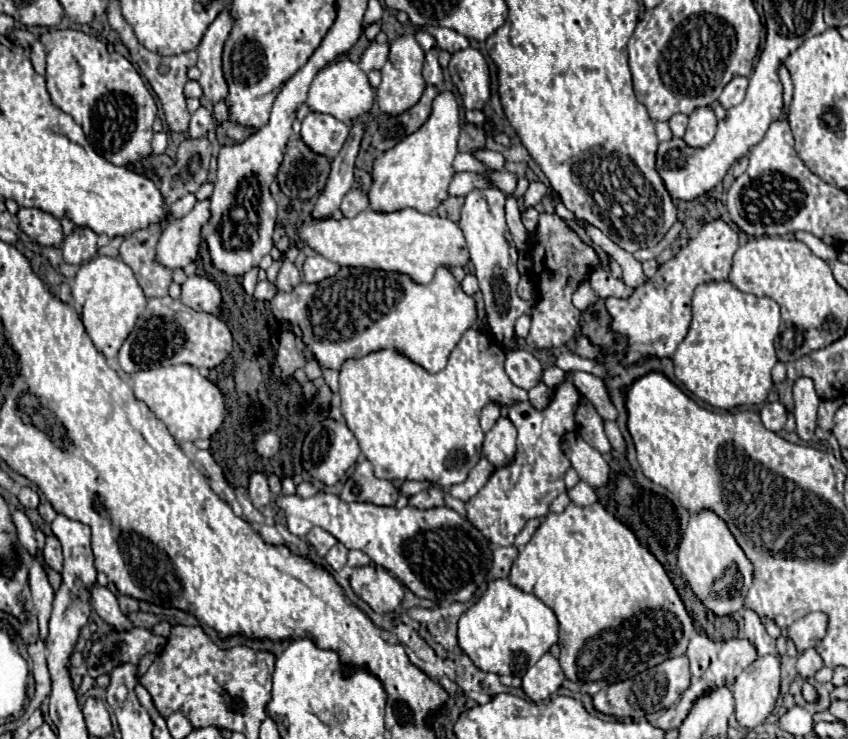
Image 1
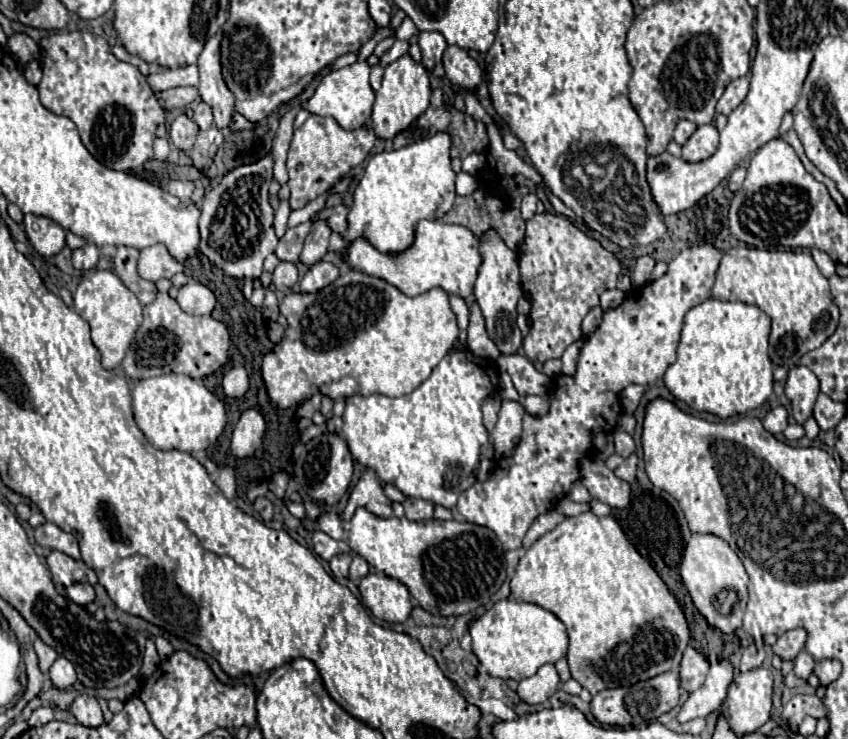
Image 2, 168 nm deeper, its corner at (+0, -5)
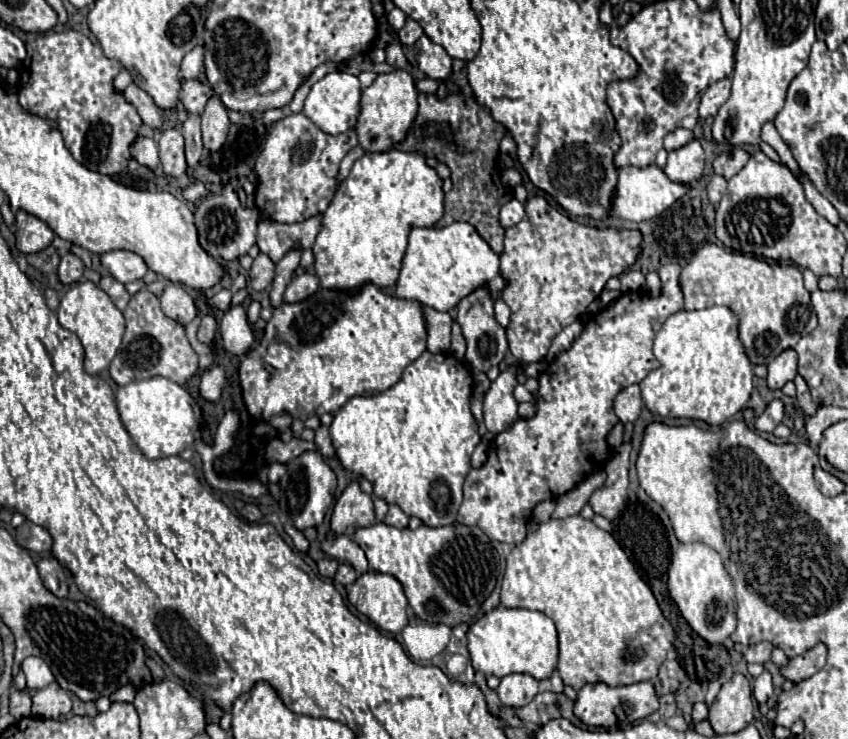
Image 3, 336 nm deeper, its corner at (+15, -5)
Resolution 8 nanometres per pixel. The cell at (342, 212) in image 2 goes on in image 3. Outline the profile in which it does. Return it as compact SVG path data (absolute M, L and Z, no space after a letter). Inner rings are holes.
M315 215L303 223L293 223L293 225L283 225L275 221L259 221L257 245L261 253L269 255L269 259L277 263L293 247L309 249L319 231L321 231L321 215Z

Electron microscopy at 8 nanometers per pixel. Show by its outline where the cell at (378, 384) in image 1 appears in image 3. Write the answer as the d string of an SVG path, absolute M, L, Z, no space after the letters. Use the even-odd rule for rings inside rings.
M425 351L403 371L399 383L379 395L353 397L335 413L329 429L341 465L371 481L373 495L399 505L405 515L417 517L429 527L453 525L463 501L463 481L471 469L471 453L479 443L477 421L469 409L471 389L471 373L461 361L449 353Z

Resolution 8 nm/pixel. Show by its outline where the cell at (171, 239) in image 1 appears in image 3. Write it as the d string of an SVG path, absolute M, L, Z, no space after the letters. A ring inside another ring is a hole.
M109 251L99 255L101 265L121 283L129 283L141 279L147 273L145 261L131 251Z

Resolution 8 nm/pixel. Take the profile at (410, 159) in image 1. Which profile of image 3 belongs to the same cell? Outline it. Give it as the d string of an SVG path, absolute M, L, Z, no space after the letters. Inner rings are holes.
M391 149L391 151L385 151L385 153L365 153L361 159L355 161L349 177L345 181L339 183L339 189L335 193L335 197L331 199L329 207L323 211L321 215L321 231L315 239L315 245L313 245L313 255L315 255L315 273L321 281L321 287L323 289L333 289L333 291L347 291L347 293L355 293L359 291L365 283L373 283L377 285L379 289L395 289L395 281L399 277L399 269L401 269L401 261L403 261L403 255L405 255L405 249L407 249L407 237L409 237L409 231L413 227L433 227L441 217L443 217L443 189L441 189L441 179L439 175L435 173L435 169L427 167L425 163L425 157L419 155L419 153L403 153L403 151L397 151L397 149Z

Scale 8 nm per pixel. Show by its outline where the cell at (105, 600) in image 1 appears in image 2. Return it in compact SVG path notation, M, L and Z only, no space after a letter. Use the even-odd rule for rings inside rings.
M74 585L74 589L70 589L70 591L62 587L62 593L64 593L64 597L68 597L70 601L74 601L82 607L94 603L94 599L96 599L96 591L92 585Z

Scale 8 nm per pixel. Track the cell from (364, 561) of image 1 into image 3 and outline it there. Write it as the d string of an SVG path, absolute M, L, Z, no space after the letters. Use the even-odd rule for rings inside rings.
M341 563L337 569L337 575L335 575L335 581L341 585L351 585L355 579L357 579L355 569L349 563Z

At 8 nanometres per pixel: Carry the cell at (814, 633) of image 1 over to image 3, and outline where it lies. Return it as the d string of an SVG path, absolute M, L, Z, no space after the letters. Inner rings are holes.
M767 641L755 643L745 651L745 659L747 659L747 663L765 663L771 659L771 651L773 651L771 643L767 643Z

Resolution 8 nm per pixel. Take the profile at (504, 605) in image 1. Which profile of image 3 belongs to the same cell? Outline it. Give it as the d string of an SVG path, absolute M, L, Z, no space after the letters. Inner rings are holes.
M499 605L471 625L467 641L473 669L499 679L511 673L525 673L537 681L545 681L557 665L557 629L541 611L507 609Z

